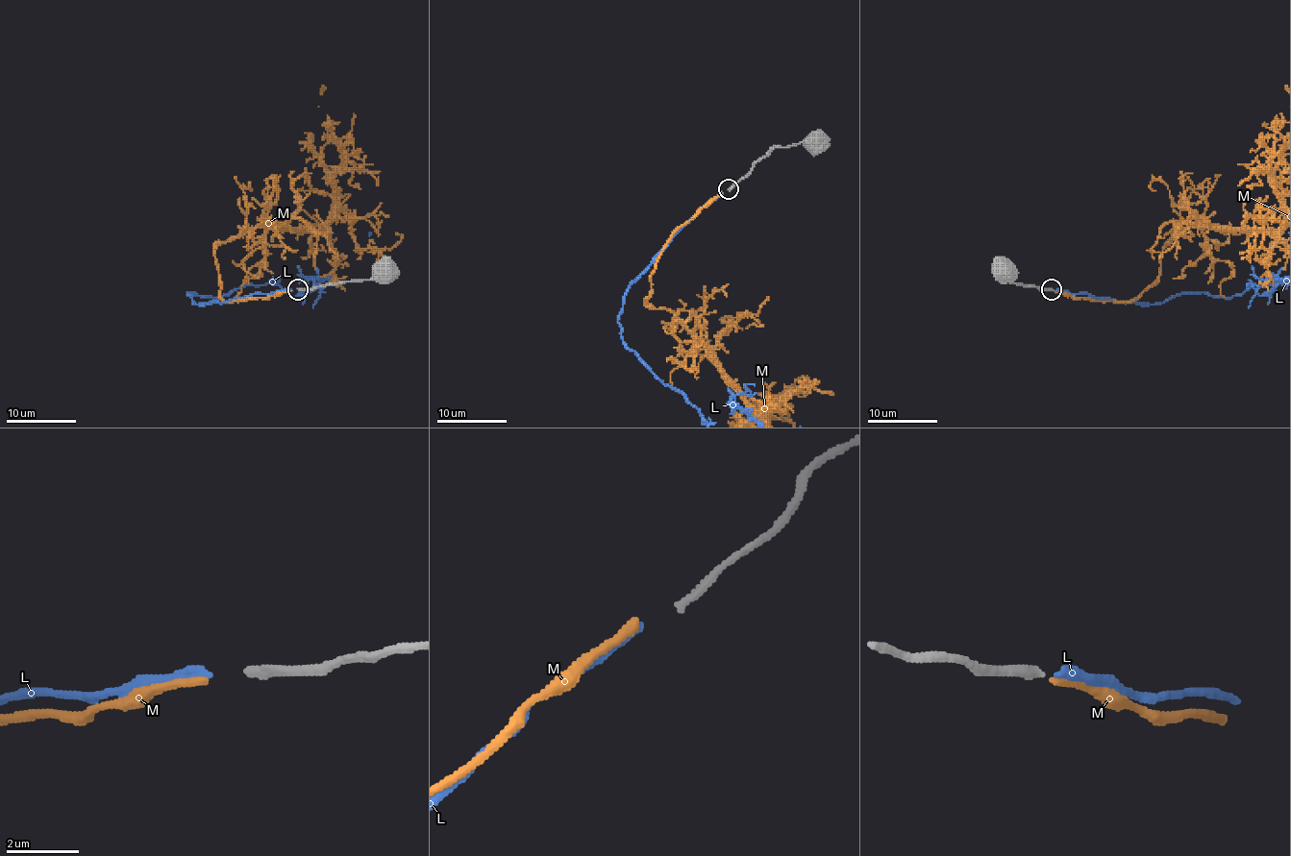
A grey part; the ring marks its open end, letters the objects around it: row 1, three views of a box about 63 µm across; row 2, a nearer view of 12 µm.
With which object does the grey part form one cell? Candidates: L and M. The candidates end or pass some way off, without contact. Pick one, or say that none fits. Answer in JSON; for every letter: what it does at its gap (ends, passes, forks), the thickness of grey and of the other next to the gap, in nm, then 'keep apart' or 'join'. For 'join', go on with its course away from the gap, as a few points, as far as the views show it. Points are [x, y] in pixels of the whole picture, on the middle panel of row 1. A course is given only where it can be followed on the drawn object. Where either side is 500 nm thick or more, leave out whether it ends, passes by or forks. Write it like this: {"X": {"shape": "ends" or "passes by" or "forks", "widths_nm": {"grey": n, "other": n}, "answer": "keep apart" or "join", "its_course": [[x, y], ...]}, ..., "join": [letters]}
{"L": {"shape": "ends", "widths_nm": {"grey": 240, "other": 220}, "answer": "join"}, "M": {"shape": "ends", "widths_nm": {"grey": 240, "other": 240}, "answer": "keep apart"}, "join": ["L"]}

